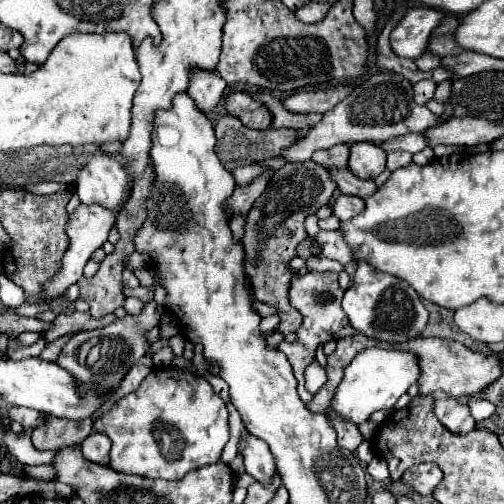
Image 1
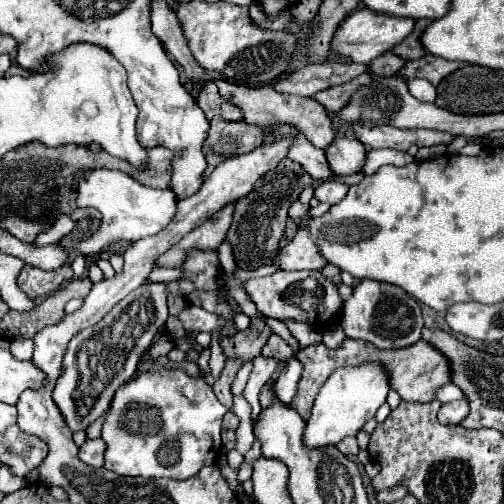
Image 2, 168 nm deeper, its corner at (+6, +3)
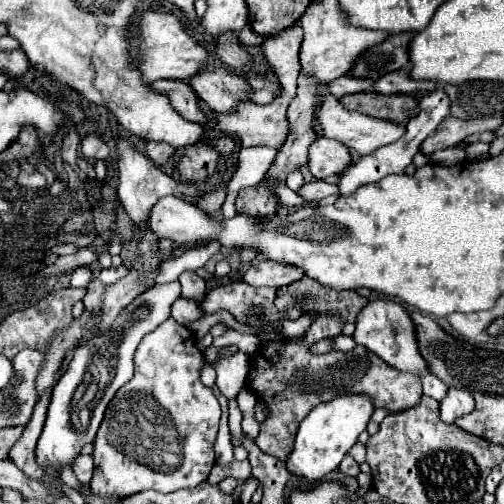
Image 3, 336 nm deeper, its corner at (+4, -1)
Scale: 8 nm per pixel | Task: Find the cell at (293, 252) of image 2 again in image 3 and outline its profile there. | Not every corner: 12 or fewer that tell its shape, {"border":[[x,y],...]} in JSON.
{"border":[[254,261],[242,281],[252,287],[284,287],[302,273],[274,261]]}

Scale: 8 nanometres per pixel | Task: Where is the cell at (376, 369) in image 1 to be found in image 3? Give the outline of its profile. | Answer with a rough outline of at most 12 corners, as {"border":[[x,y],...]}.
{"border":[[366,395],[316,405],[298,425],[288,473],[320,483],[366,429]]}

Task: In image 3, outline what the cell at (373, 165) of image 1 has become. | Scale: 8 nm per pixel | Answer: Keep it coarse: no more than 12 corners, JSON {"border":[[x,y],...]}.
{"border":[[320,135],[308,147],[316,179],[338,175],[352,163],[350,151]]}

